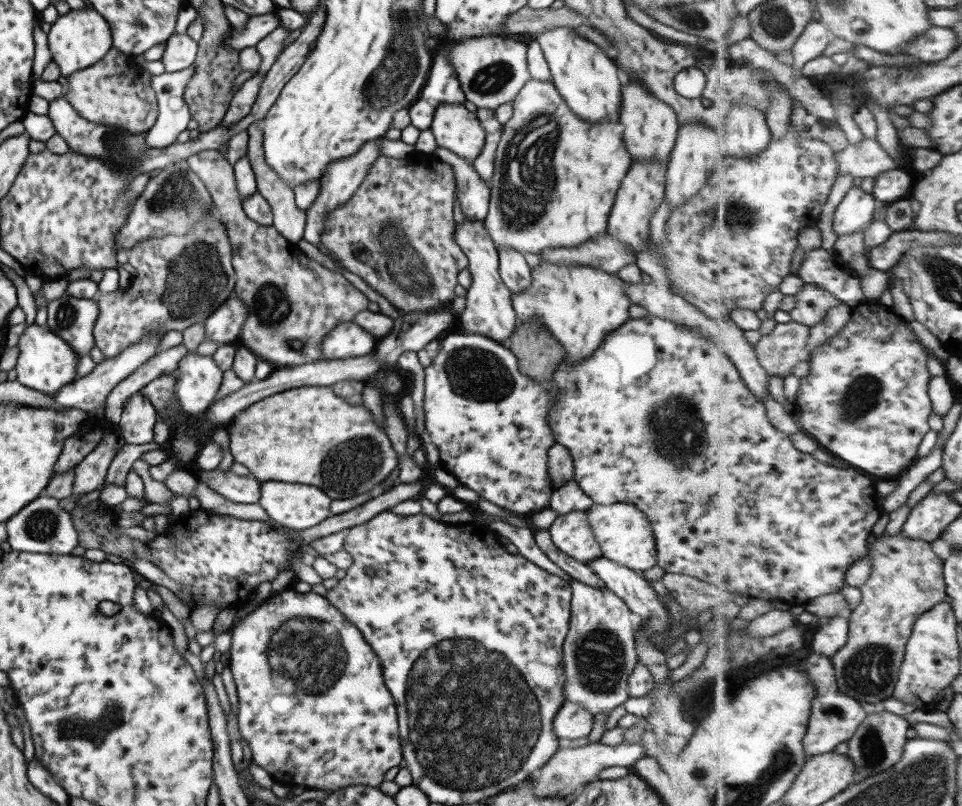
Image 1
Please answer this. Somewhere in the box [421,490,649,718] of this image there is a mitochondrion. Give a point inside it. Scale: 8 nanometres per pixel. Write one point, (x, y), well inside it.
(598, 657)

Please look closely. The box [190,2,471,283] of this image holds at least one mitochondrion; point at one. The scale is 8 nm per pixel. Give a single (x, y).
(388, 82)

